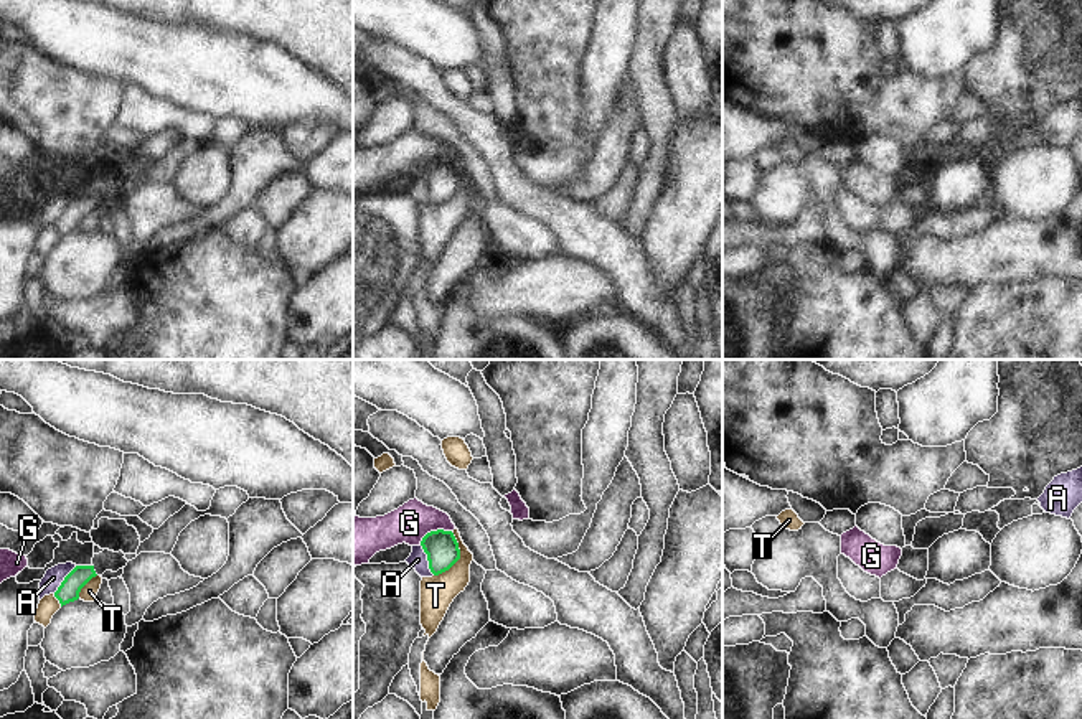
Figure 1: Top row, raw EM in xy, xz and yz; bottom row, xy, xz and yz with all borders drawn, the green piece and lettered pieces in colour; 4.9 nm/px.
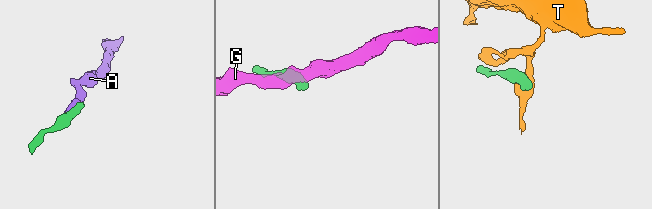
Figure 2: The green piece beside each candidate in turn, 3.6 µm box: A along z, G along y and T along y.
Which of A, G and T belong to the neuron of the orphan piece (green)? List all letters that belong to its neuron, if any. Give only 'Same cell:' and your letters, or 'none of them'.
Same cell: none of them

